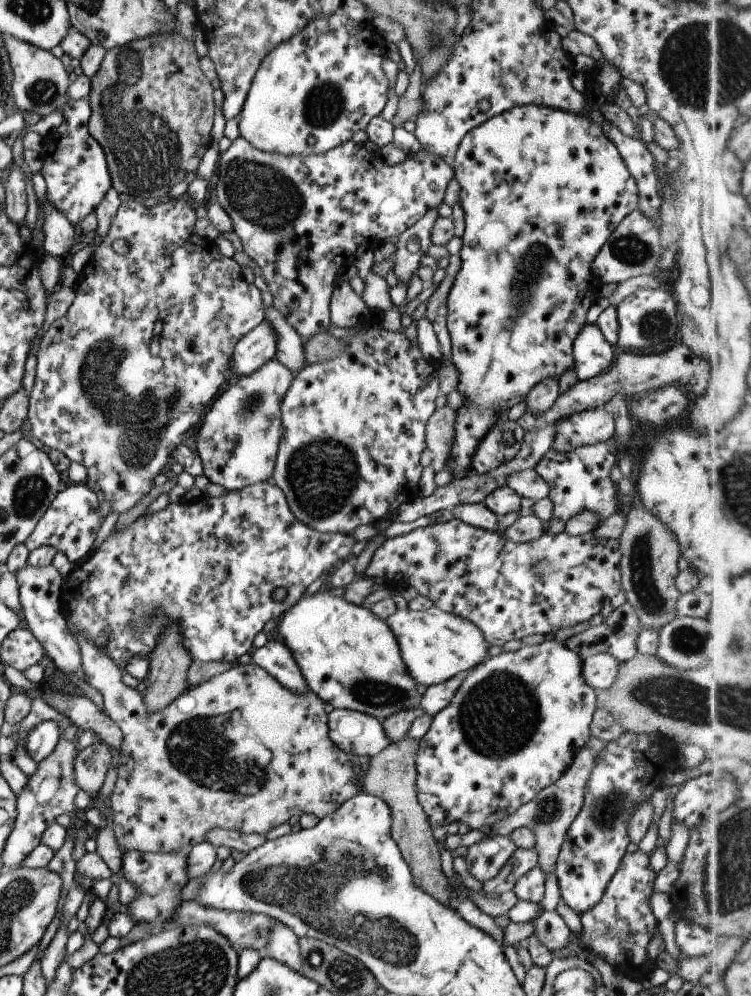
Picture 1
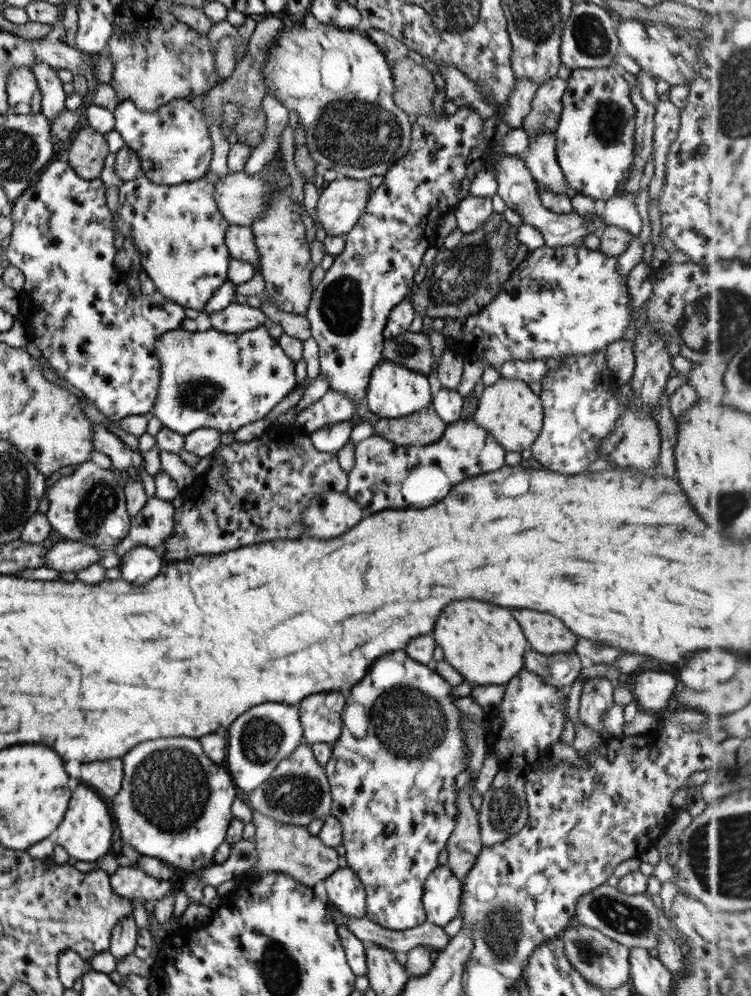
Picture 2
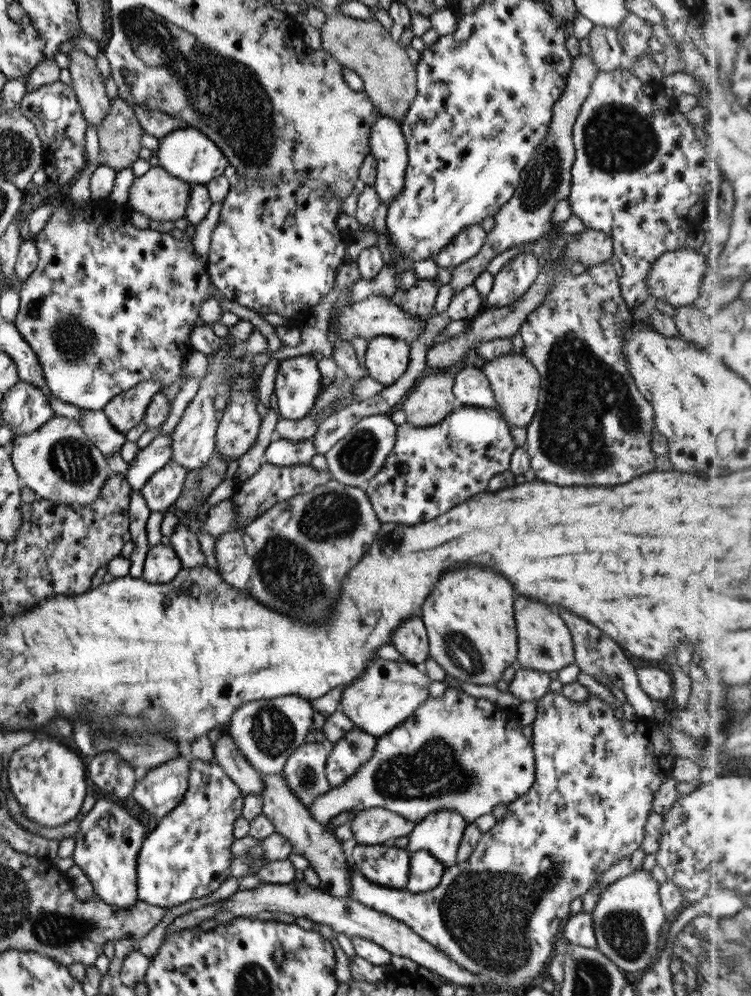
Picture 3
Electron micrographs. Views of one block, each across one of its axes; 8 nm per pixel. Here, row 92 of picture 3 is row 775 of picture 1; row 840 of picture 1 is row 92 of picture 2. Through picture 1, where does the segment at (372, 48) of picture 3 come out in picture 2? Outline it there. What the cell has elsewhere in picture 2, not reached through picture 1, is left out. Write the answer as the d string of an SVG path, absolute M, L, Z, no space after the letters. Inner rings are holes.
M406 57L391 65L395 91L394 104L412 118L430 114L437 91L432 72Z

